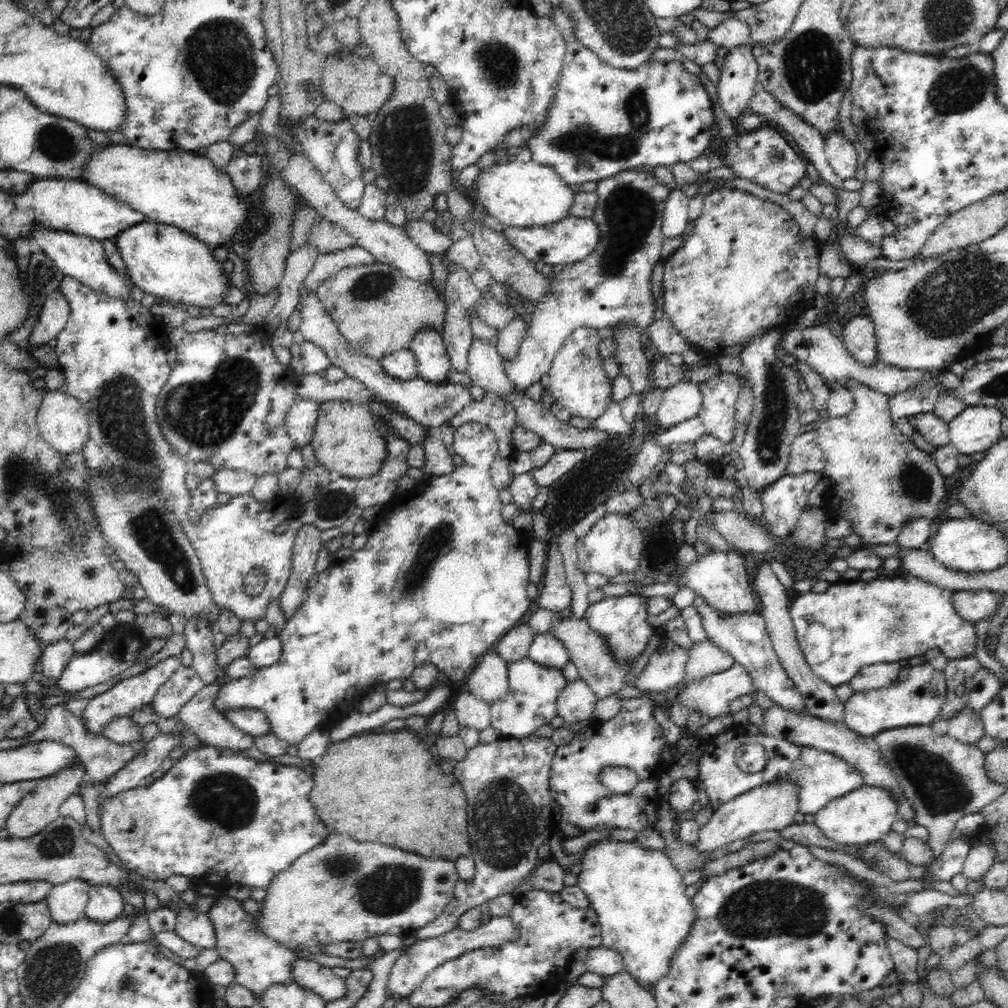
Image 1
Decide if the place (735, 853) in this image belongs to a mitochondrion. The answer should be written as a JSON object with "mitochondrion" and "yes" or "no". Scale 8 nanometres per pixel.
{"mitochondrion":"no"}

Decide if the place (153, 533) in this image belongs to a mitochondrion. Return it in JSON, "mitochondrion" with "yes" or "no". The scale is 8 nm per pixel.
{"mitochondrion":"yes"}

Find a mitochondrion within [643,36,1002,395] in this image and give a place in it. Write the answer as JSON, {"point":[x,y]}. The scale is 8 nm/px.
{"point":[958,88]}

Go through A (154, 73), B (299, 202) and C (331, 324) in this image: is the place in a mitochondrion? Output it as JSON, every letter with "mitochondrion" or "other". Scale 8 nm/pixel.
{"A":"other","B":"other","C":"other"}

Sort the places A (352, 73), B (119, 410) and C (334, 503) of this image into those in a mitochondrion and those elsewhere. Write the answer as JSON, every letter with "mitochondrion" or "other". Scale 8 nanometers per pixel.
{"A":"other","B":"mitochondrion","C":"mitochondrion"}

